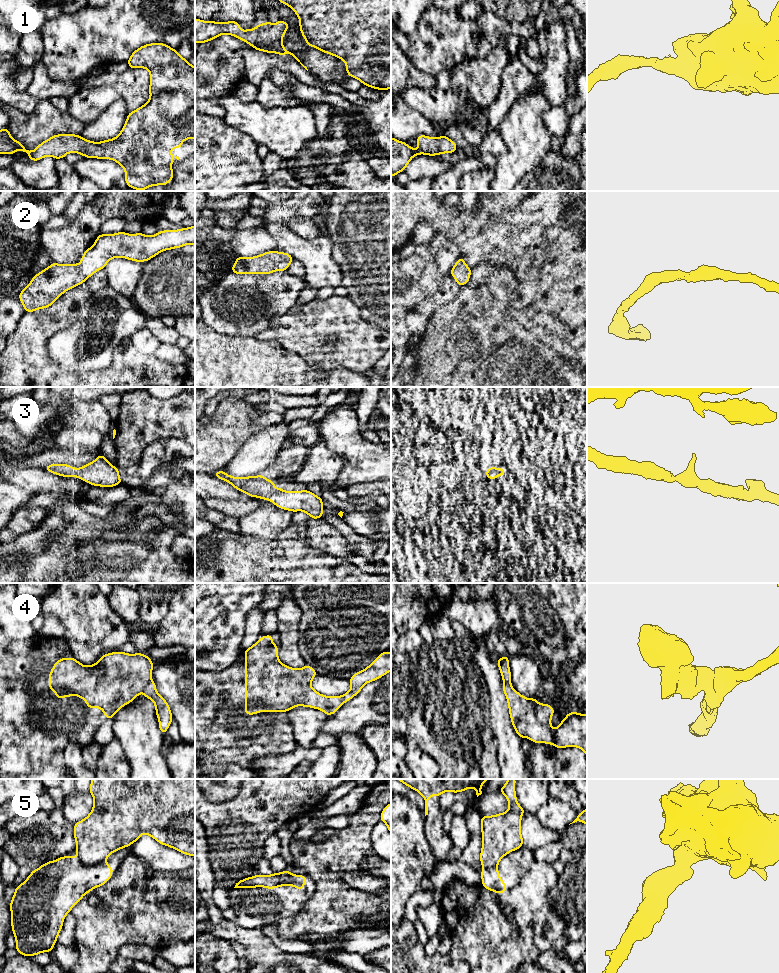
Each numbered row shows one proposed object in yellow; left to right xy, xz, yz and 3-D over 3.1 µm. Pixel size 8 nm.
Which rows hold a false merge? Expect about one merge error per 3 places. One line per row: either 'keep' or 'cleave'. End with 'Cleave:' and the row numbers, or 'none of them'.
1: keep
2: keep
3: keep
4: cleave
5: cleave
Cleave: 4, 5

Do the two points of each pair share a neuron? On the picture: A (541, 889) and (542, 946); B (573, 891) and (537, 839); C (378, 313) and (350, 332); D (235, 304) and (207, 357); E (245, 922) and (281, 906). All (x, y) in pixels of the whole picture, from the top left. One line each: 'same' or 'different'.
A: different
B: different
C: different
D: different
E: same

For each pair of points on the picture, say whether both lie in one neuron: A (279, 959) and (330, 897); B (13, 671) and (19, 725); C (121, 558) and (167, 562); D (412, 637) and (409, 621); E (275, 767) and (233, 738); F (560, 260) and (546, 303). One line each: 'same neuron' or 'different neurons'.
A: different neurons
B: same neuron
C: different neurons
D: different neurons
E: different neurons
F: same neuron

